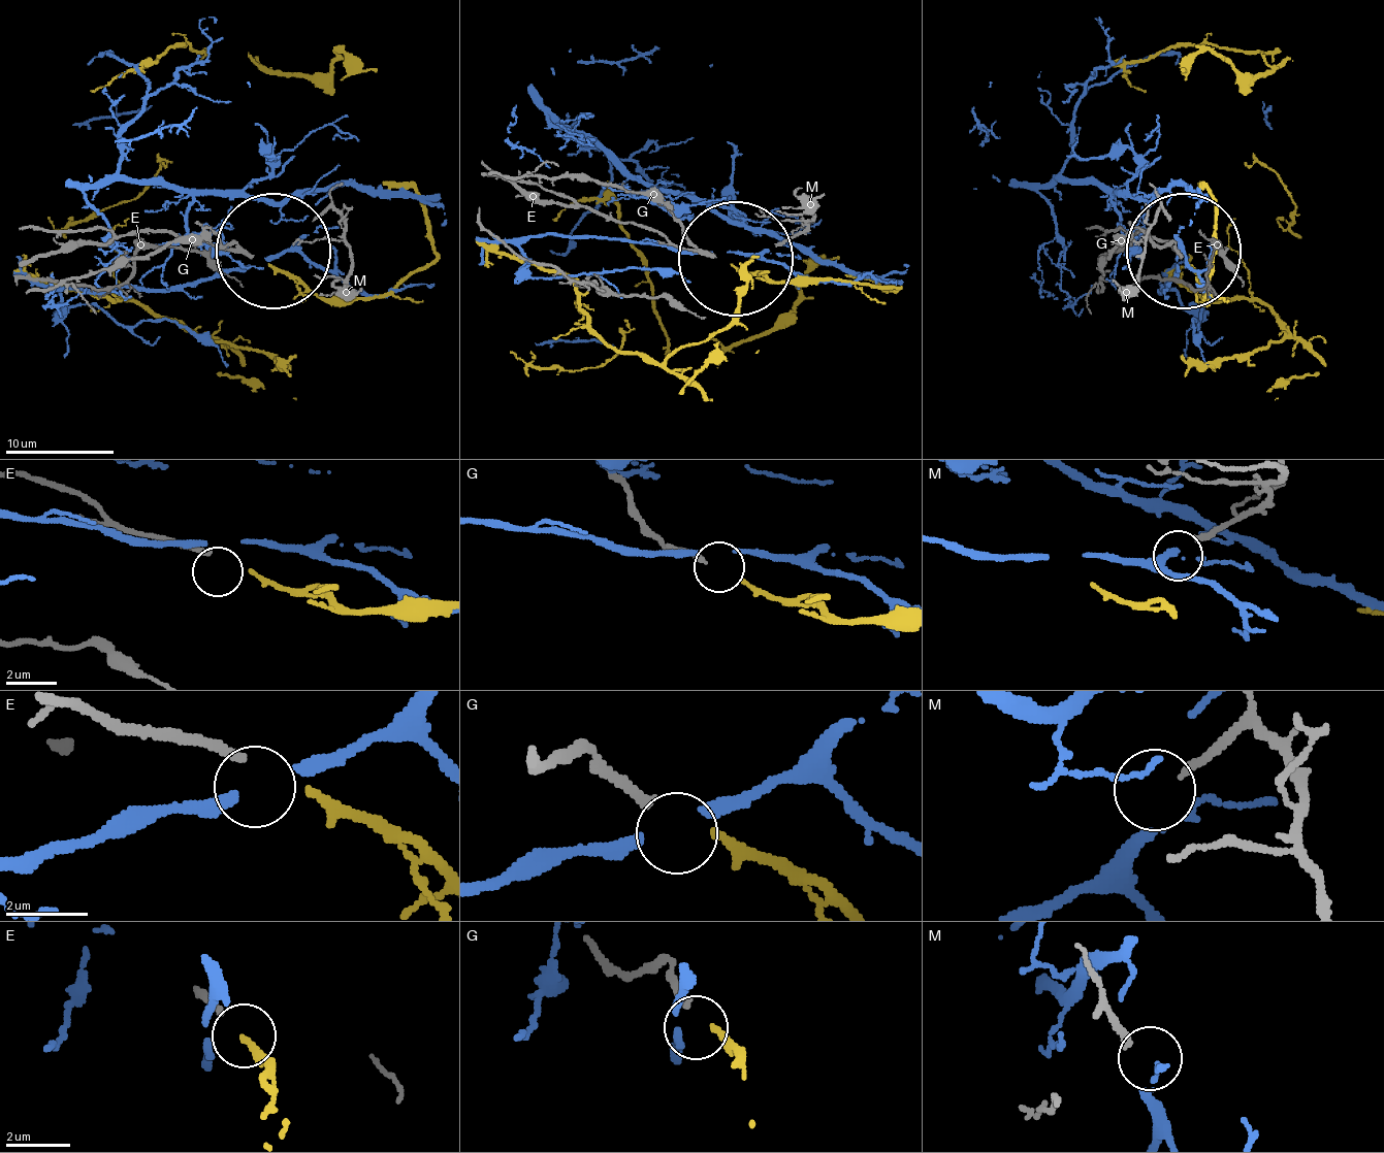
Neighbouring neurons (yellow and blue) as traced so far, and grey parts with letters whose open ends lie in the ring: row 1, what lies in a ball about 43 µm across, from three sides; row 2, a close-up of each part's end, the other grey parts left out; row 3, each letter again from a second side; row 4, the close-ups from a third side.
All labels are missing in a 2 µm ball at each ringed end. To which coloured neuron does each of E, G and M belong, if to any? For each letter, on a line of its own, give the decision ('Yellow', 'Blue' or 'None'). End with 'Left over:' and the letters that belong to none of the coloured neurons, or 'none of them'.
E: None
G: Yellow
M: Blue
Left over: E

